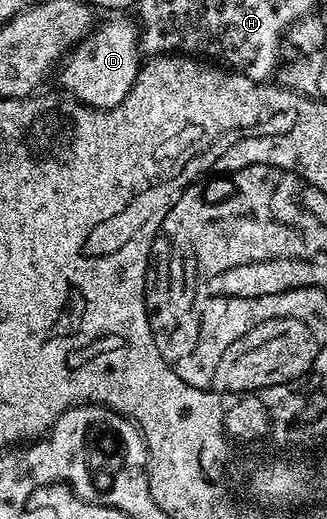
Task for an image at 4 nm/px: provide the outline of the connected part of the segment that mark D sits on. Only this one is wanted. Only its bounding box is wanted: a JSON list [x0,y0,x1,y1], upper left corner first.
[61,17,140,107]

